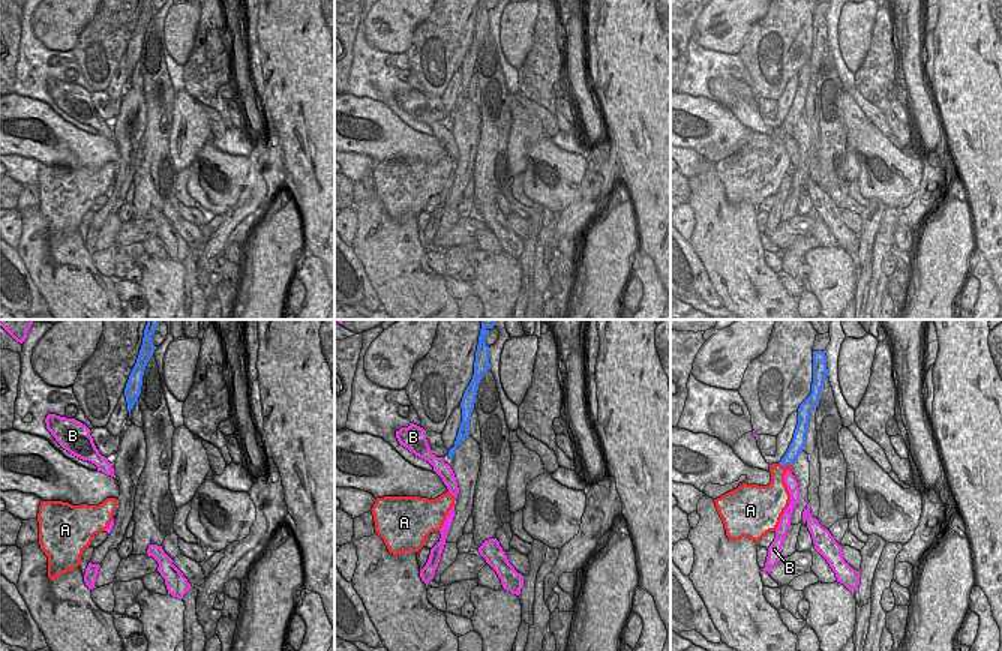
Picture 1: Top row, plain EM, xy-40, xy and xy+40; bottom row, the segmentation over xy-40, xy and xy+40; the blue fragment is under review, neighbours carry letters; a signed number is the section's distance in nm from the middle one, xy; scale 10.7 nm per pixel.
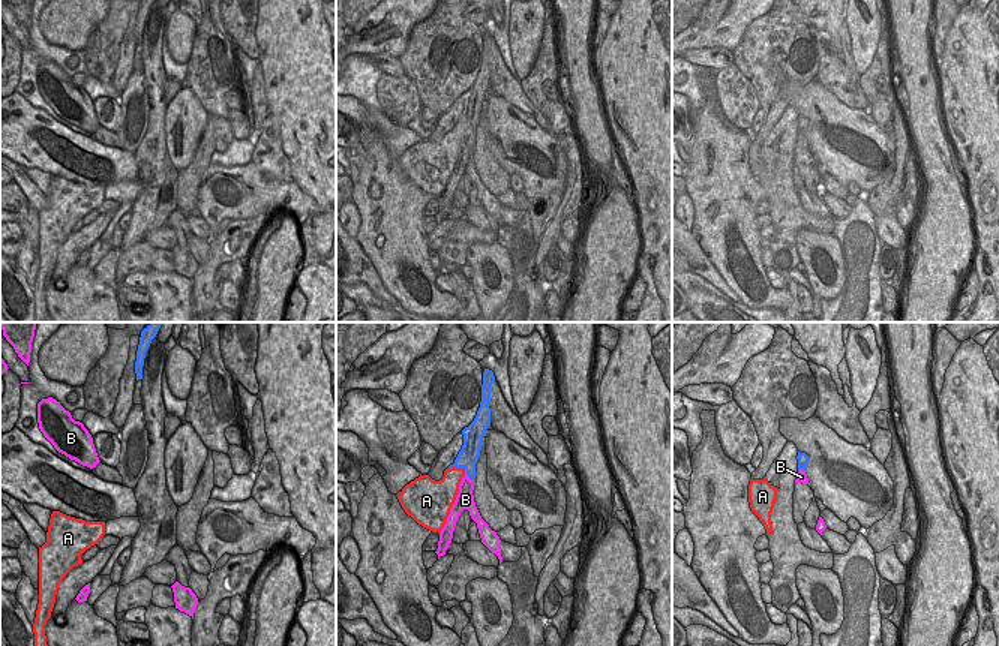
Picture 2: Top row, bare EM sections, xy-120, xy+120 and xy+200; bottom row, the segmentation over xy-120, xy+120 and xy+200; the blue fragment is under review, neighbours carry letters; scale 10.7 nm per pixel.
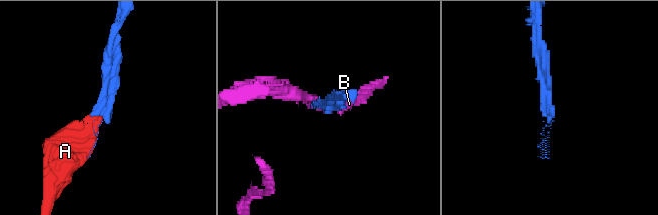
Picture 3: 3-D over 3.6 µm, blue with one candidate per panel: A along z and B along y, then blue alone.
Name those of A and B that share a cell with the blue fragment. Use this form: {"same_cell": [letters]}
{"same_cell": ["A"]}

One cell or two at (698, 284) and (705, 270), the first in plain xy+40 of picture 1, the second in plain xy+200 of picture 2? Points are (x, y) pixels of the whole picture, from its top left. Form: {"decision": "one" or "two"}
{"decision": "one"}

